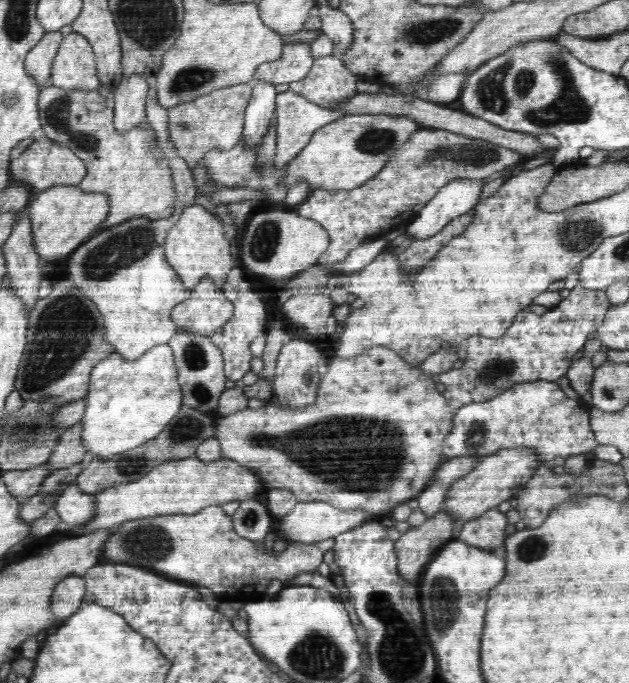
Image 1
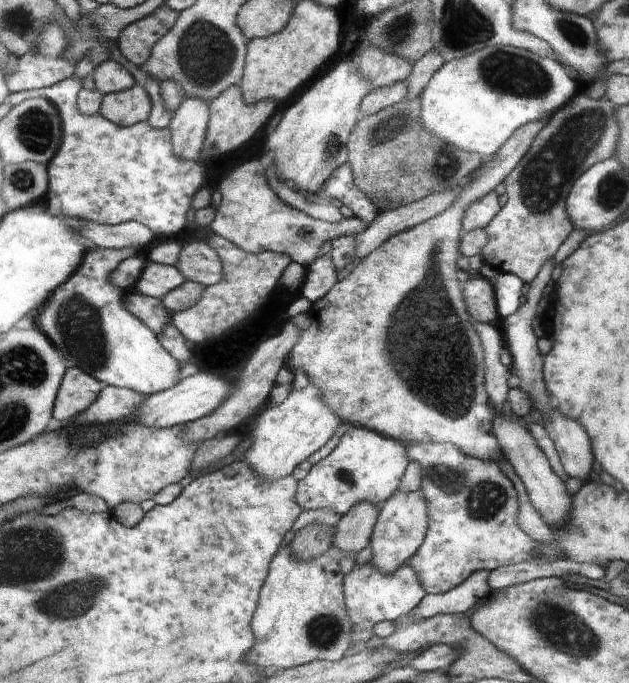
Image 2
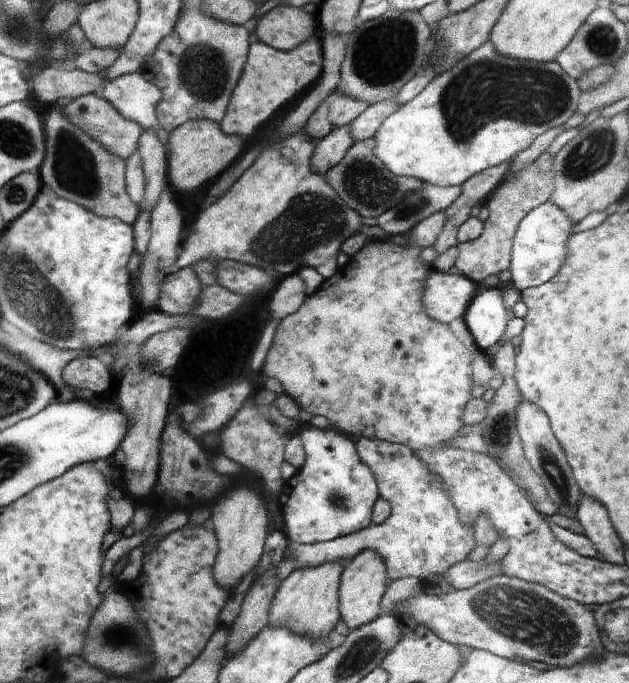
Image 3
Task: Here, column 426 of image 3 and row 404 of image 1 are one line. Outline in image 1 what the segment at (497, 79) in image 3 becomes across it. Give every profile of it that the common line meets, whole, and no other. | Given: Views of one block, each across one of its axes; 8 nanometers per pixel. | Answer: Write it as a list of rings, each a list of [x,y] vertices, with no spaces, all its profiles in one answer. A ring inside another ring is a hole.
[[[168,344],[154,346],[154,350],[148,350],[136,360],[120,358],[120,354],[110,354],[110,358],[104,358],[94,366],[93,372],[90,373],[89,391],[85,396],[85,411],[80,420],[81,441],[87,460],[93,458],[110,460],[120,452],[142,446],[147,440],[156,438],[180,412],[183,405],[182,393],[177,381],[177,366],[172,356],[173,350],[168,348]]]

